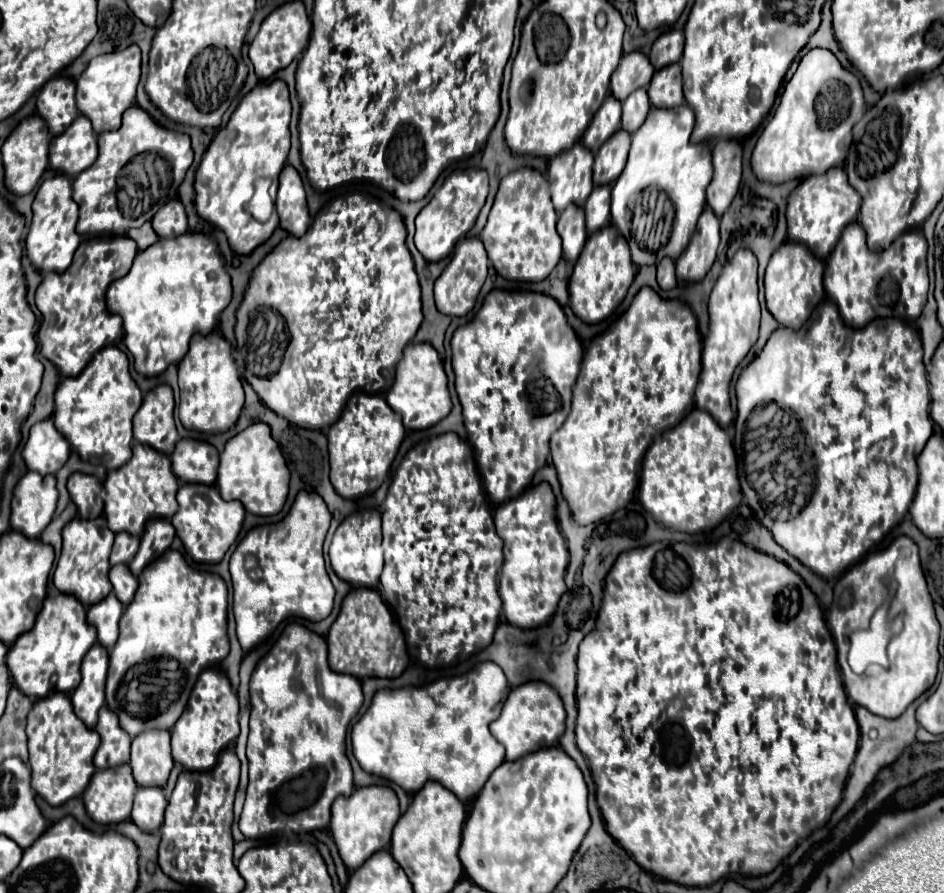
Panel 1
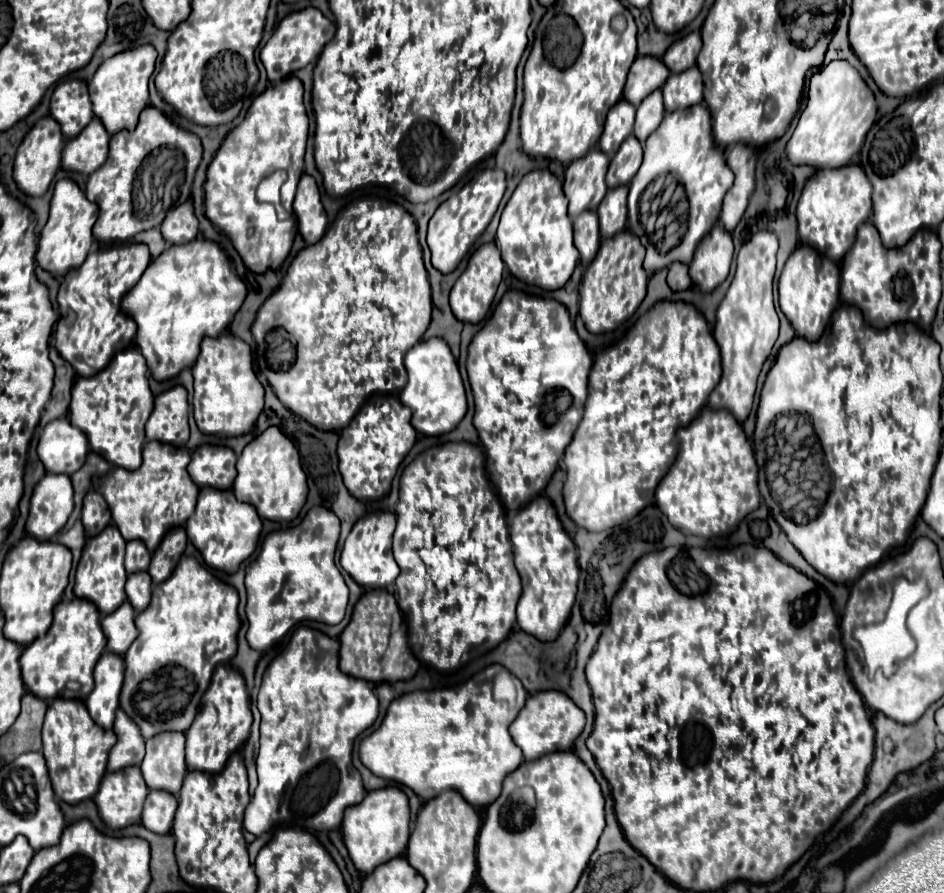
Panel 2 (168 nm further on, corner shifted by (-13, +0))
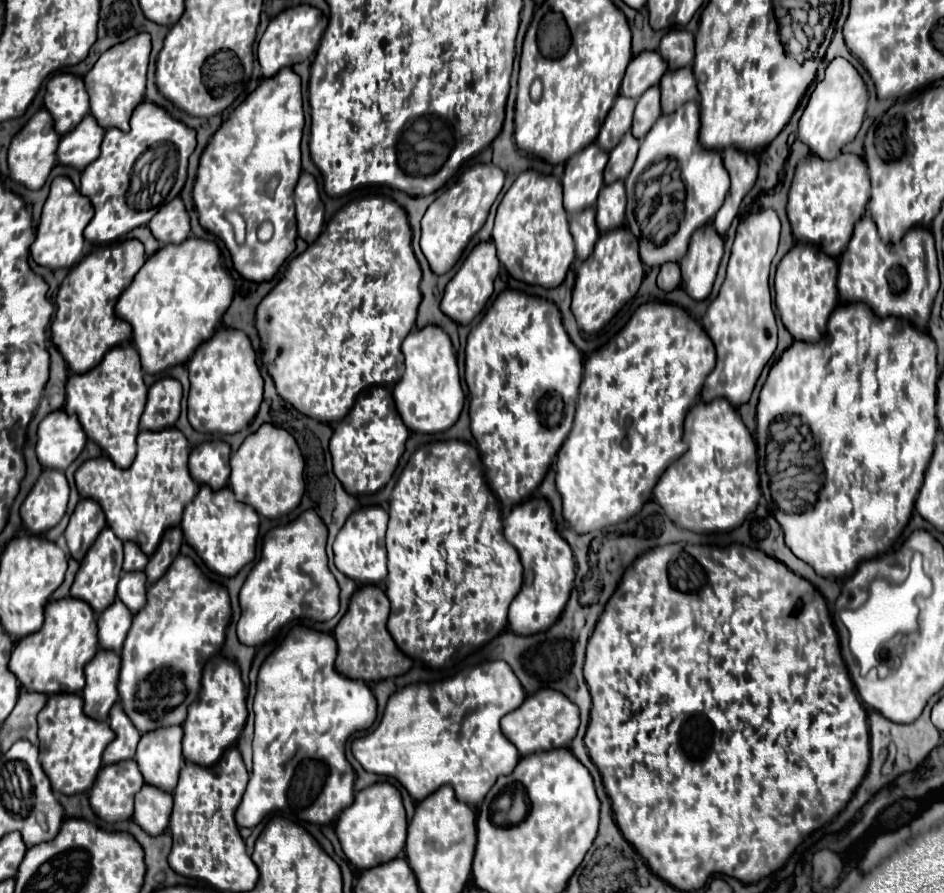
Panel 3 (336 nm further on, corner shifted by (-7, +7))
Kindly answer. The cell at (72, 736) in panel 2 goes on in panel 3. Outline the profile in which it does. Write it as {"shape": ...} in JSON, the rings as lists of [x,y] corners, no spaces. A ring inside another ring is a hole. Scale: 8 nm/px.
{"shape":[[[56,693],[48,697],[48,703],[38,713],[38,739],[40,739],[40,763],[48,775],[52,789],[64,795],[84,793],[92,787],[100,767],[106,745],[114,739],[112,729],[104,721],[94,721],[82,711],[82,697],[72,693]]]}

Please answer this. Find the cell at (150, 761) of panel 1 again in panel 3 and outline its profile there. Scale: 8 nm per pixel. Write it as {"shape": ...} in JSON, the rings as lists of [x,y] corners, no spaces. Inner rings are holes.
{"shape":[[[182,727],[156,729],[142,735],[136,751],[136,763],[148,785],[172,793],[182,769]]]}

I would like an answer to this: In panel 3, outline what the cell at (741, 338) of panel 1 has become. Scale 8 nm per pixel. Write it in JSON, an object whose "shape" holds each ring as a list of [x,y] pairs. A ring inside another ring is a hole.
{"shape":[[[772,209],[748,215],[744,221],[740,221],[736,229],[726,279],[720,287],[718,297],[708,305],[706,315],[702,317],[702,327],[712,339],[718,359],[716,367],[704,381],[702,387],[704,401],[726,397],[734,407],[748,403],[764,365],[776,351],[778,327],[772,311],[768,277],[770,277],[770,263],[778,249],[778,235],[780,235],[780,219]]]}

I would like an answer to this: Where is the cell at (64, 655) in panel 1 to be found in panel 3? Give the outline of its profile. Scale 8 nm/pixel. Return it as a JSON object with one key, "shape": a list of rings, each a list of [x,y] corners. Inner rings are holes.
{"shape":[[[64,597],[60,601],[50,601],[44,609],[44,625],[40,631],[20,639],[12,651],[8,669],[16,675],[16,679],[26,687],[28,691],[36,693],[80,693],[84,689],[84,667],[86,663],[96,655],[98,651],[98,637],[96,637],[96,613],[86,605],[82,599]]]}

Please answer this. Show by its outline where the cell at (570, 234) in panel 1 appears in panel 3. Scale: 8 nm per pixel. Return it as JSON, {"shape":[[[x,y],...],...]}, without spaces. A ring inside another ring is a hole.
{"shape":[[[584,209],[582,213],[576,213],[574,217],[570,217],[570,233],[576,241],[576,255],[578,259],[586,259],[592,249],[594,243],[598,239],[598,227],[596,227],[596,213],[594,209]]]}

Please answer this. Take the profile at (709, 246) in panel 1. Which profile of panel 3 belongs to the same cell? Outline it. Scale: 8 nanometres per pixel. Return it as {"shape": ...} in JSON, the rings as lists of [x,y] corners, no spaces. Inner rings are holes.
{"shape":[[[710,223],[700,227],[692,235],[690,249],[680,261],[682,287],[692,299],[704,301],[710,295],[722,255],[724,239],[716,233],[716,229]]]}

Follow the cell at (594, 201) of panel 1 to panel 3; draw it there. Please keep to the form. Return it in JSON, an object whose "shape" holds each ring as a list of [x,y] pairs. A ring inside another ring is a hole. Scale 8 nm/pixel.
{"shape":[[[616,181],[612,185],[604,185],[598,195],[596,205],[596,223],[602,233],[610,229],[618,229],[624,223],[624,207],[626,207],[626,191],[624,181]]]}

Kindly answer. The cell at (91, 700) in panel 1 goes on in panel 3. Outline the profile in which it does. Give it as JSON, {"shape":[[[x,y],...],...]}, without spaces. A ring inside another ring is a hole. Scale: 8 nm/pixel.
{"shape":[[[100,649],[94,659],[86,665],[86,687],[82,691],[84,713],[96,721],[106,721],[110,707],[118,699],[118,675],[120,655],[114,651]]]}

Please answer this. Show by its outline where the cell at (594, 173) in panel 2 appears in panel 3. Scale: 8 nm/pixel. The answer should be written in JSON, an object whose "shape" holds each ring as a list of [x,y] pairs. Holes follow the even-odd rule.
{"shape":[[[596,143],[578,151],[570,161],[566,161],[566,171],[562,177],[564,185],[564,207],[570,215],[592,207],[598,191],[602,189],[602,173],[608,161],[608,153],[598,149]]]}

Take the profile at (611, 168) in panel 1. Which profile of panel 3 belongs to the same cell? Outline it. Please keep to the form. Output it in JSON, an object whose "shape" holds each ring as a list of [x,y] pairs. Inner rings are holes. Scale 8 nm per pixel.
{"shape":[[[626,133],[622,137],[622,141],[610,151],[610,159],[608,159],[608,165],[604,171],[606,185],[628,177],[628,173],[636,161],[636,155],[638,155],[638,145],[640,145],[638,139],[632,133]]]}

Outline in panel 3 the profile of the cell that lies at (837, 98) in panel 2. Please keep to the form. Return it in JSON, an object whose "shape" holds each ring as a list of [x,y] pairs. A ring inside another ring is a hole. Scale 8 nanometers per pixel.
{"shape":[[[838,57],[828,65],[824,79],[812,91],[798,125],[798,137],[812,149],[814,155],[822,159],[834,159],[838,157],[840,149],[856,137],[864,121],[866,105],[868,105],[868,91],[860,73],[846,59]]]}

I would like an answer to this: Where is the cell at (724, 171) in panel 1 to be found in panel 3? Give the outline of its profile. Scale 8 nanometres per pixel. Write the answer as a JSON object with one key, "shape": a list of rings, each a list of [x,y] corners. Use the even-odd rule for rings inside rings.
{"shape":[[[726,149],[722,153],[722,161],[726,165],[726,171],[730,173],[732,187],[730,193],[720,207],[720,211],[714,217],[714,227],[720,235],[726,235],[732,219],[738,213],[738,207],[744,199],[744,195],[754,187],[758,177],[758,159],[752,153],[742,153],[738,149]]]}

